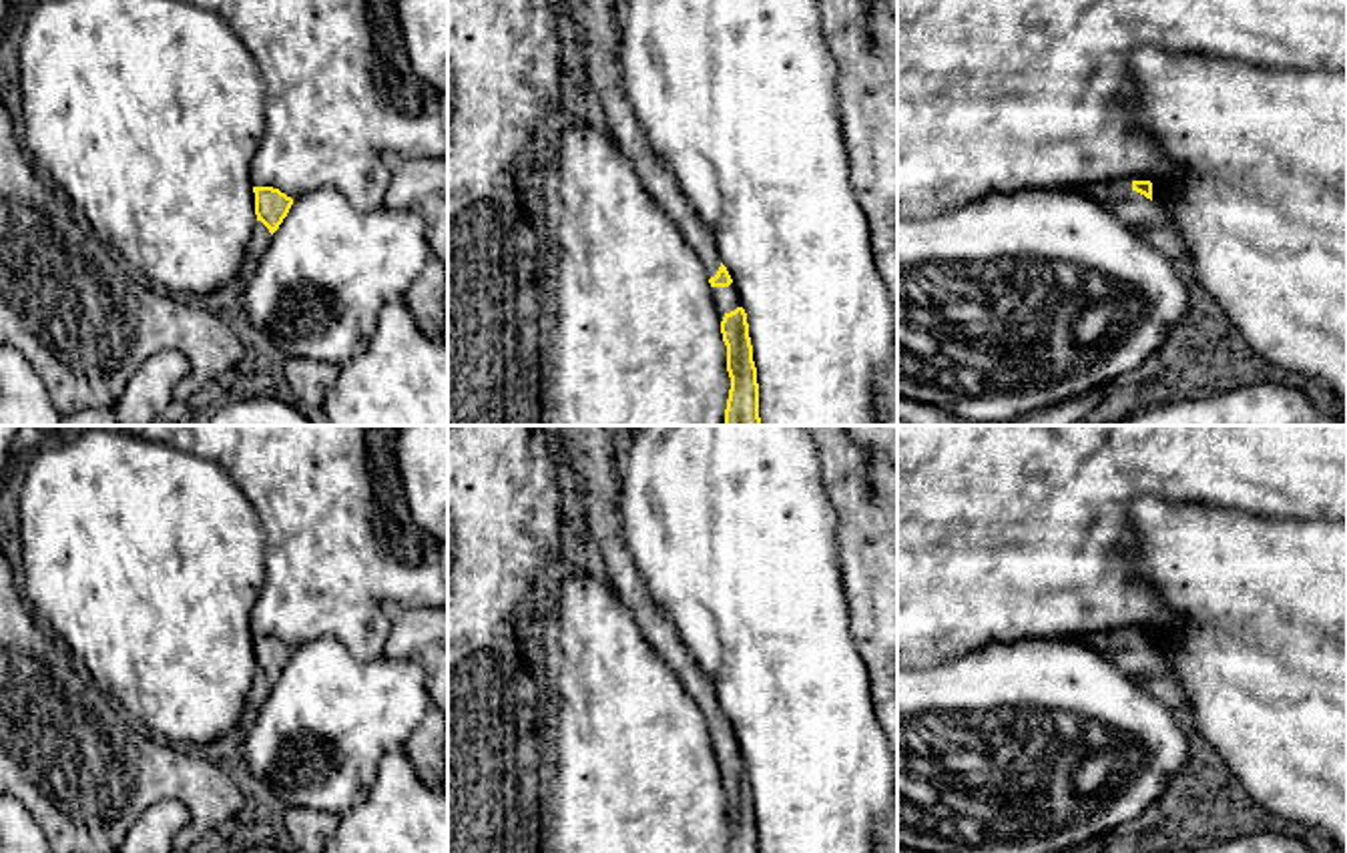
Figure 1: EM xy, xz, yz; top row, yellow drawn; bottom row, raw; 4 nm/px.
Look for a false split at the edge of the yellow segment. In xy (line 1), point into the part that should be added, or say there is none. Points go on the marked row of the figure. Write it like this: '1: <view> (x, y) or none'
1: xy (259, 239)

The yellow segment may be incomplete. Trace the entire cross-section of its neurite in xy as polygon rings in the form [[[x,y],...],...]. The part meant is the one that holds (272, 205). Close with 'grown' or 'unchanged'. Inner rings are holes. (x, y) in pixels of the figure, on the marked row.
[[[253,187],[253,193],[257,223],[253,227],[253,235],[247,247],[247,257],[259,259],[265,253],[271,235],[287,217],[293,199],[273,187]]] | grown

